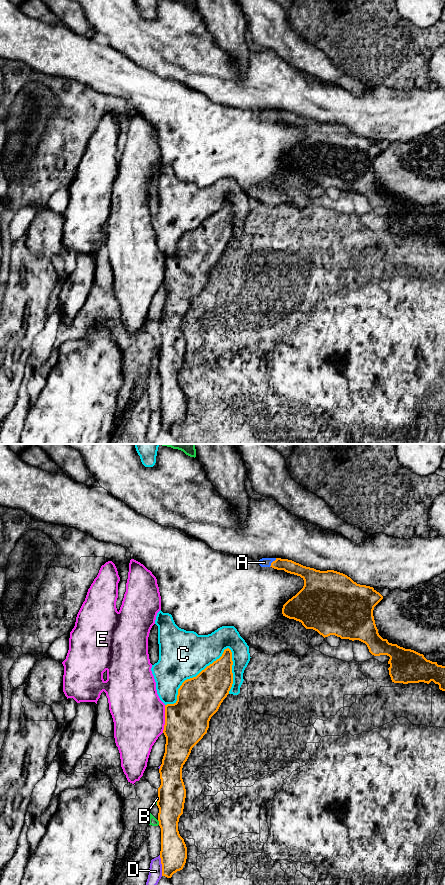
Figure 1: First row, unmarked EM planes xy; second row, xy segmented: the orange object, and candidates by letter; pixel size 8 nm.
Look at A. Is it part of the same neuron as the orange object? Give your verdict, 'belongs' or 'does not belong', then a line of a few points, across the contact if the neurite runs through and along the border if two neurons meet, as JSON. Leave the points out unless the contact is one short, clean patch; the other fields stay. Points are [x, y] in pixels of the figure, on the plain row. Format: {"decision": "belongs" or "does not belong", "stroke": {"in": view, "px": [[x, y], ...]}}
{"decision": "belongs", "stroke": {"in": "xy", "px": [[289, 118], [272, 114], [264, 114]]}}

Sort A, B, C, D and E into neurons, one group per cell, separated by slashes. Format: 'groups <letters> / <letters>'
groups A / B / C / D / E

